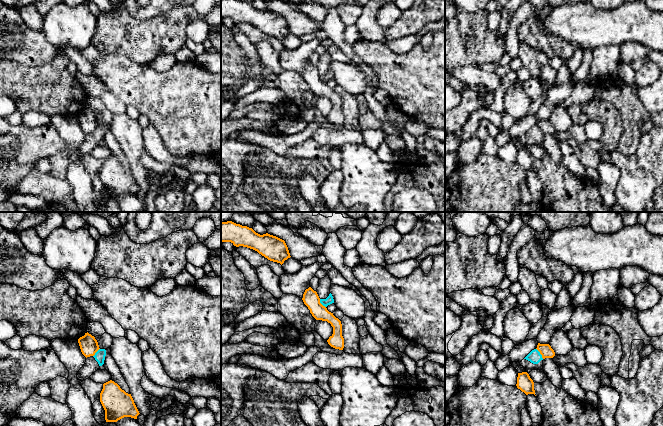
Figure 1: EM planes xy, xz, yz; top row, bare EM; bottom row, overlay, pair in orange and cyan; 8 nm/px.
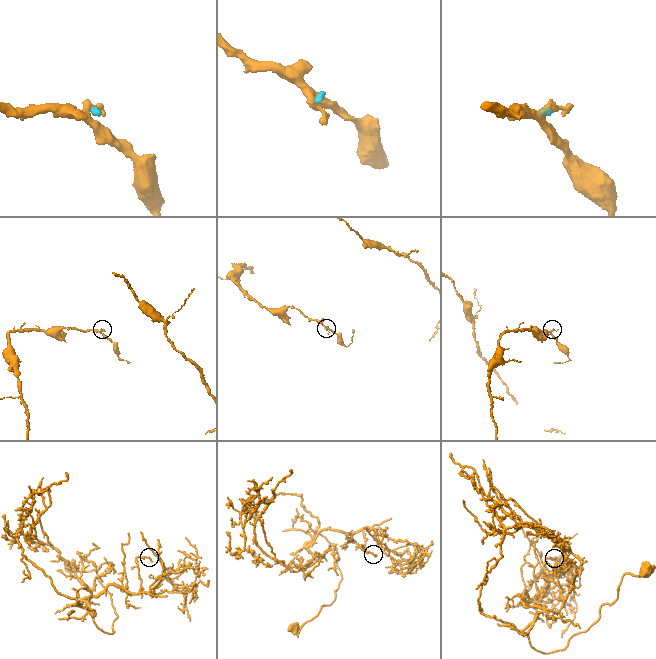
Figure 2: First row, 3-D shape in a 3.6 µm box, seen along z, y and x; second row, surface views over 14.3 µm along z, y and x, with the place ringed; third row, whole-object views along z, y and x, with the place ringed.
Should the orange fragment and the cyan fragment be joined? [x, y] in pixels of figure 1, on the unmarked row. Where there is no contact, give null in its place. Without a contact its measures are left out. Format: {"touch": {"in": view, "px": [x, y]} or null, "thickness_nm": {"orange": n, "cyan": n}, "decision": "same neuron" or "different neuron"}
{"touch": {"in": "yz", "px": [540, 129]}, "thickness_nm": {"orange": 100, "cyan": 100}, "decision": "different neuron"}

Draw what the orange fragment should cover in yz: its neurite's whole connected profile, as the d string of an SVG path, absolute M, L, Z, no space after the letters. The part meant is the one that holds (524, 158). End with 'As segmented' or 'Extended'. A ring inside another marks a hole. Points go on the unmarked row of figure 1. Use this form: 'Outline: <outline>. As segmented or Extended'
Outline: M527 148L518 149L516 162L526 171L528 171L528 170L535 171L534 158L530 154L530 152Z. As segmented

